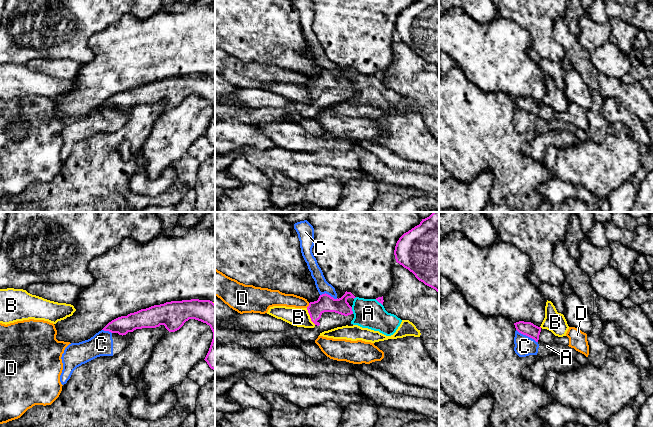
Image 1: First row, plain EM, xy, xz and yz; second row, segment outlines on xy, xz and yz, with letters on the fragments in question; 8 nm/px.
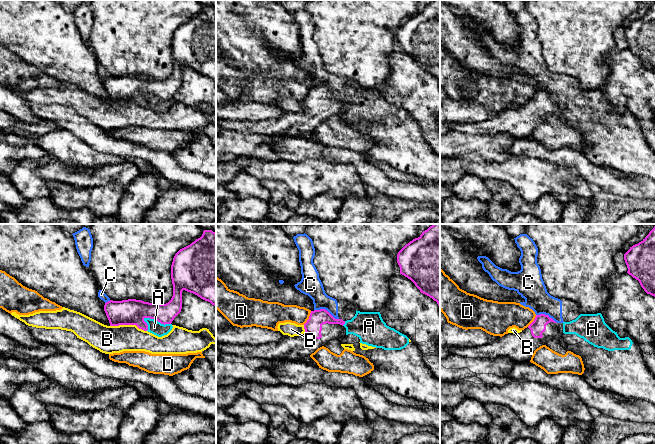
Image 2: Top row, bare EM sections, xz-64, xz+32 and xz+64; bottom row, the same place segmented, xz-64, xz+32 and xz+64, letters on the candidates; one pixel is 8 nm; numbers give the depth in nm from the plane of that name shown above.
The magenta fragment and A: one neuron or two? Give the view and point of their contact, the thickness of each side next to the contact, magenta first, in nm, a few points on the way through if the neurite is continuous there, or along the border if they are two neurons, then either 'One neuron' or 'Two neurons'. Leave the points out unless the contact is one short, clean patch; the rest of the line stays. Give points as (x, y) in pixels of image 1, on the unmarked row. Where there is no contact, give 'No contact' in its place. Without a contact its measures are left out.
Touches magenta at xz (351, 86). Thickness 140 nm (magenta) against 240 nm. Boundary: xz (351, 83), (353, 89). Two neurons

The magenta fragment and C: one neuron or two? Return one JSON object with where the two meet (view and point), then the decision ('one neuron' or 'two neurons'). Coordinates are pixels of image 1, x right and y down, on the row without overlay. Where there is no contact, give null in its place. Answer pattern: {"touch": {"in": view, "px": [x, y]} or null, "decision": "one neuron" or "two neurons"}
{"touch": {"in": "yz", "px": [527, 111]}, "decision": "two neurons"}

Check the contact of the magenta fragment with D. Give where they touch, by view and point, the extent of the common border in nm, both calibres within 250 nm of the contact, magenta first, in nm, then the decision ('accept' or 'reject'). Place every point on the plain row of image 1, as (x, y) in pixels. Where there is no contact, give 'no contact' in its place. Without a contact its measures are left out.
contact xz (309, 81); length 50 nm; calibres 140 and 110 nm; reject

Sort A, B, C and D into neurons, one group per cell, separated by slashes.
A C / B / D

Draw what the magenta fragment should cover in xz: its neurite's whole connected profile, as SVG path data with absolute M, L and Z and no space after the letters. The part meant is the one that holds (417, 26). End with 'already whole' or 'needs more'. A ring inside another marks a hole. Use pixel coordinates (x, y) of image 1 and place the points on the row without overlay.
M419 0L404 9L396 19L394 31L397 39L435 65L439 73L439 0Z | already whole

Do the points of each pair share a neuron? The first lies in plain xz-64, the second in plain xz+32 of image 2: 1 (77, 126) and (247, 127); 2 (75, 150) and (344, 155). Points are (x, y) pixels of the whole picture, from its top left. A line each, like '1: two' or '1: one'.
1: two
2: one

